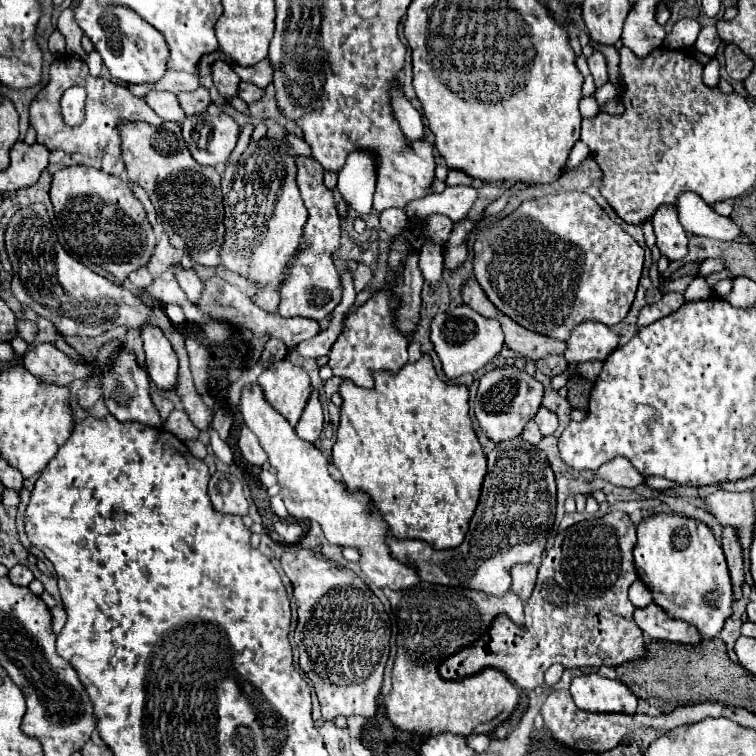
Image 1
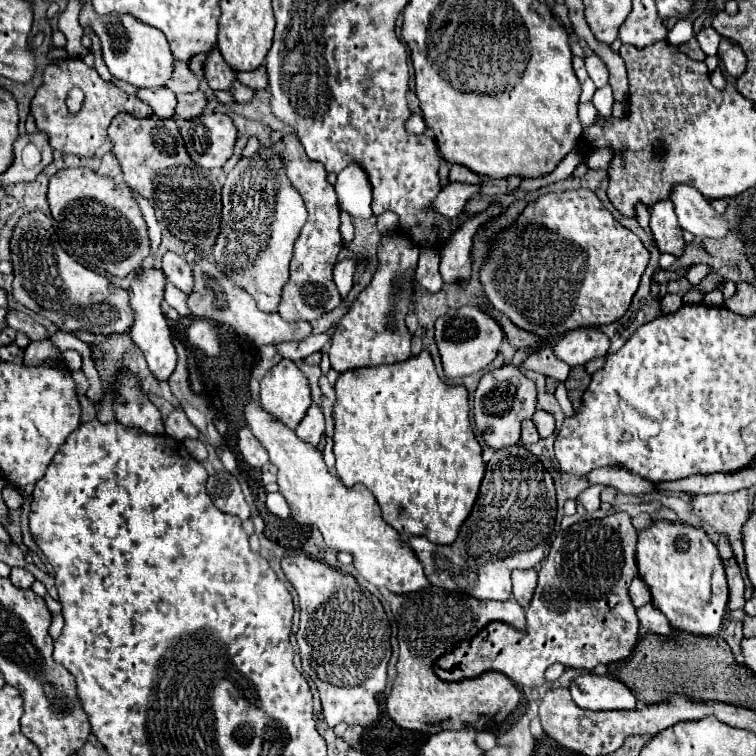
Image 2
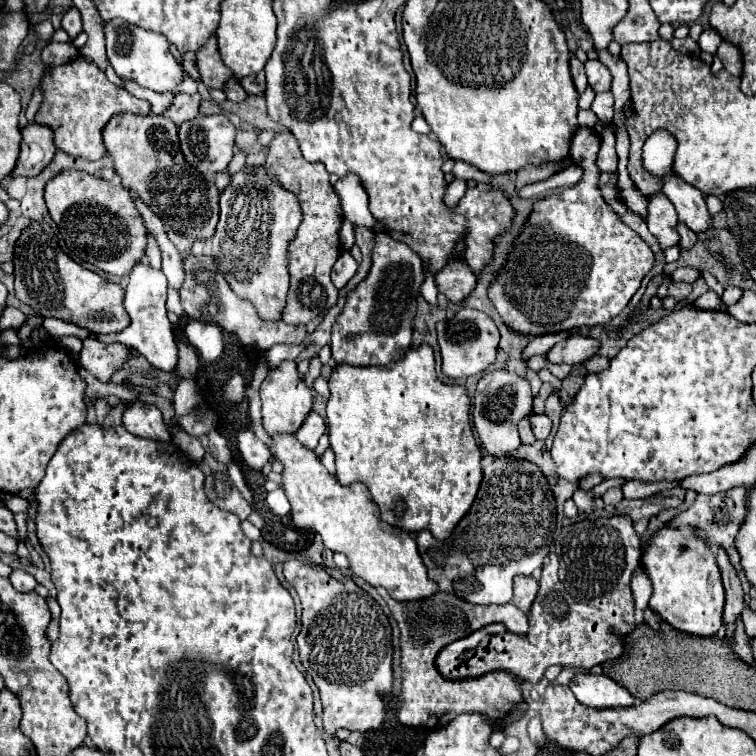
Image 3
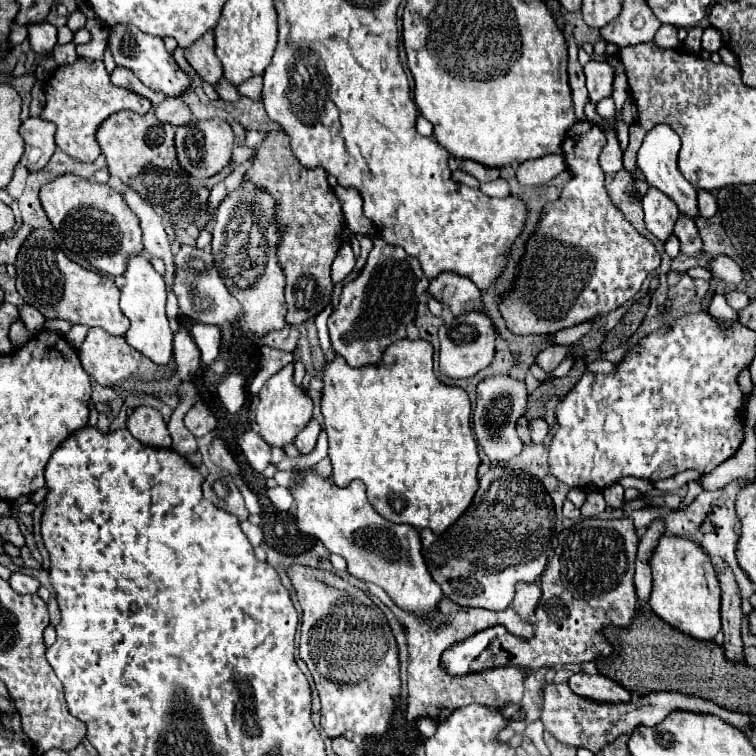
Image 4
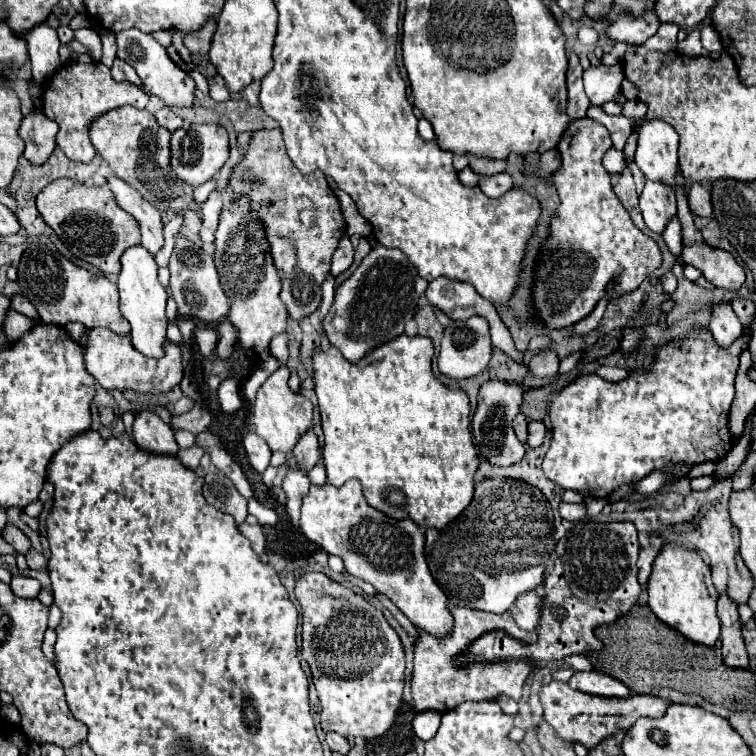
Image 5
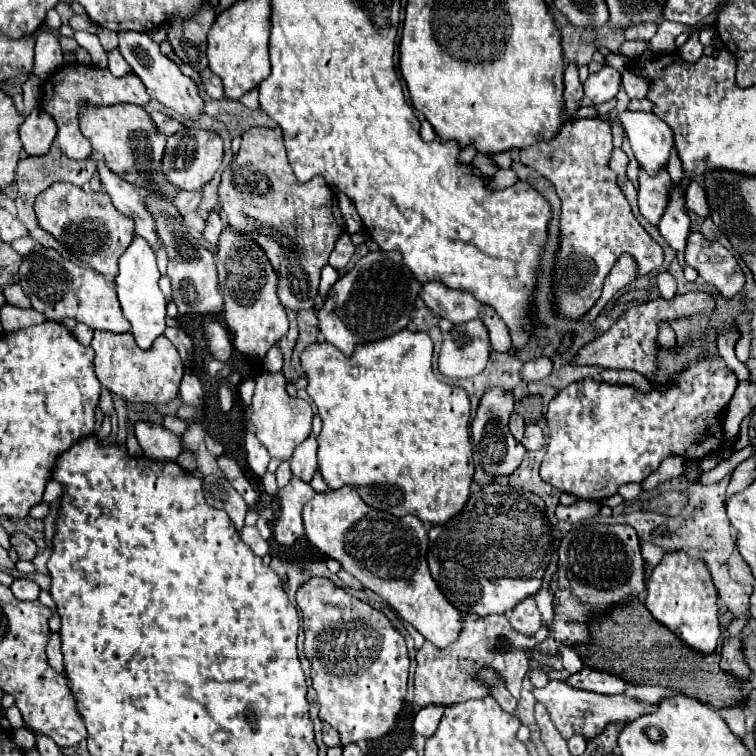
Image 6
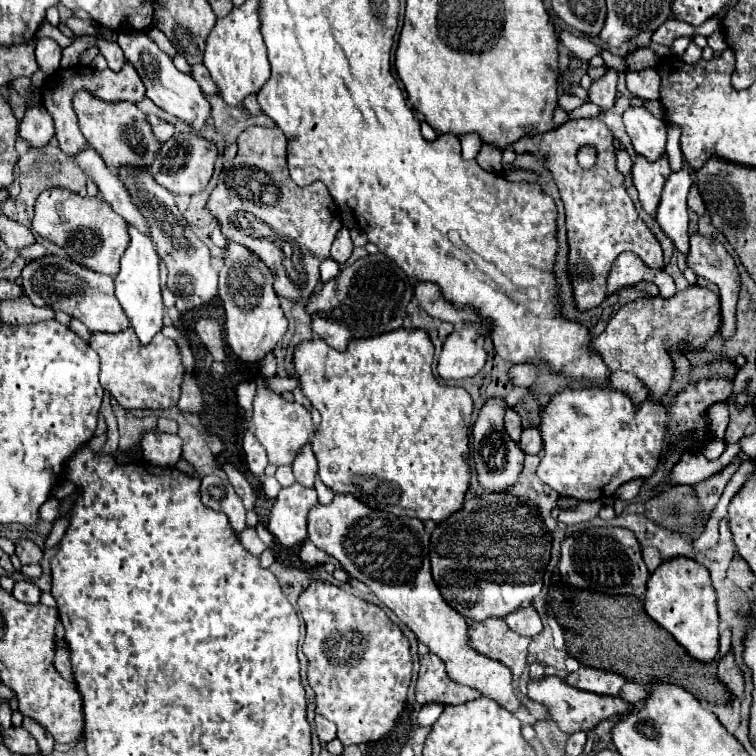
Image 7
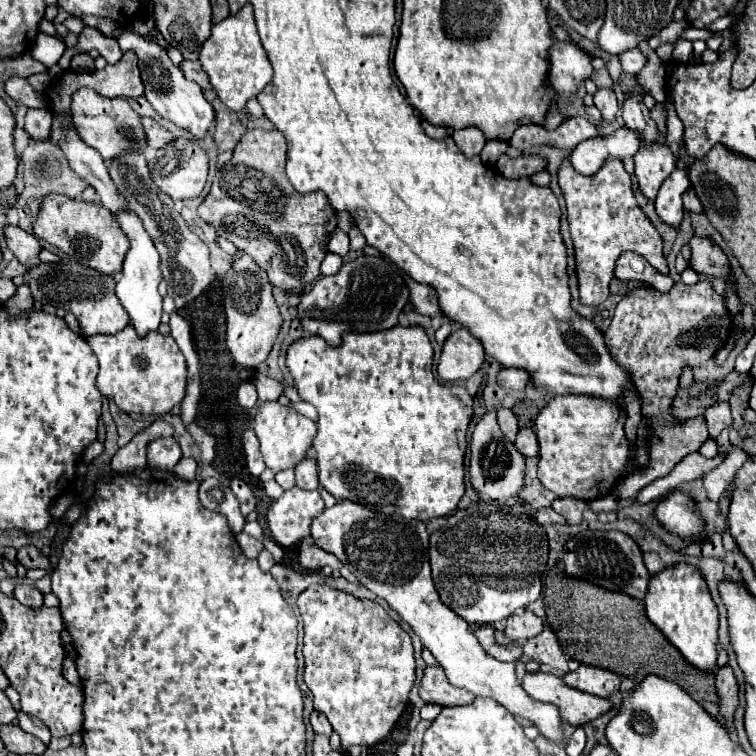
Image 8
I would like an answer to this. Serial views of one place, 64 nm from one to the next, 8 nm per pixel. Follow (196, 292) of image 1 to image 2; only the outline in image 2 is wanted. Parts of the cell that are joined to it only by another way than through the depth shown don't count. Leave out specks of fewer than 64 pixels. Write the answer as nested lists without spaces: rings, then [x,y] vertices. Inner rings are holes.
[[[166,252],[162,256],[162,272],[166,274],[168,282],[172,282],[182,292],[188,294],[192,290],[192,270],[182,256],[174,252]]]

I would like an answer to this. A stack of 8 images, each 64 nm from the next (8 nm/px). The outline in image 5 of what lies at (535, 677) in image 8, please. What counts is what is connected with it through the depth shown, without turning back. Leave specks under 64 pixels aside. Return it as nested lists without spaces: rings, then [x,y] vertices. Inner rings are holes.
[[[552,680],[548,686],[542,686],[540,690],[540,702],[544,706],[544,718],[546,722],[560,734],[560,738],[568,742],[580,742],[586,748],[594,748],[604,736],[610,736],[612,732],[624,728],[628,730],[638,718],[660,718],[666,712],[666,706],[670,700],[658,698],[658,696],[628,696],[628,698],[602,698],[584,694],[578,690],[572,690],[566,682]]]

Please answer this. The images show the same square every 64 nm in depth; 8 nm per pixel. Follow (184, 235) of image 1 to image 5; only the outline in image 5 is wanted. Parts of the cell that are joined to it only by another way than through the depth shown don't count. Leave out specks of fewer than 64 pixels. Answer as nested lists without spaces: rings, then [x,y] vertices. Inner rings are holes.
[[[120,106],[94,118],[88,130],[96,152],[108,162],[112,174],[140,190],[150,204],[156,204],[158,210],[180,212],[196,208],[192,202],[192,188],[188,188],[188,184],[180,184],[180,180],[176,180],[168,168],[170,132],[160,128],[148,110]]]

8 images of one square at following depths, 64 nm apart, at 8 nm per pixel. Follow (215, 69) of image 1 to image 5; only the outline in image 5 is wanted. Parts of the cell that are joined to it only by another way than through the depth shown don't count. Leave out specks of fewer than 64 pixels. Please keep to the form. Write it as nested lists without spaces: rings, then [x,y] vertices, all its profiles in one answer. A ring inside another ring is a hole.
[[[208,20],[200,32],[192,32],[190,36],[188,34],[182,34],[178,30],[172,32],[172,46],[178,50],[180,58],[192,68],[192,70],[198,70],[200,74],[204,76],[214,76],[216,70],[212,68],[210,64],[210,58],[208,58],[208,48],[210,48],[210,38],[214,34],[214,20]]]

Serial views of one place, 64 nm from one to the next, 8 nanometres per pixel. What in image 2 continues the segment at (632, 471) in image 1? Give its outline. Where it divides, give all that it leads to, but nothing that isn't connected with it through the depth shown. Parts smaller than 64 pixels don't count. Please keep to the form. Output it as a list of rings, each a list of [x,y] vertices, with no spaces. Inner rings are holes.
[[[596,468],[590,474],[586,474],[586,480],[590,486],[606,484],[606,486],[614,486],[616,490],[620,490],[624,494],[646,494],[646,492],[654,492],[658,488],[650,480],[634,476],[624,468]]]

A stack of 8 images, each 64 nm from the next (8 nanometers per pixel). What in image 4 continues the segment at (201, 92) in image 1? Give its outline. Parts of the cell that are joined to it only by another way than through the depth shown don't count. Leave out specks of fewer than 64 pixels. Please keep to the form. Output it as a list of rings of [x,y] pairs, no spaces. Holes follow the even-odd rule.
[[[166,98],[160,106],[156,106],[156,116],[158,120],[164,120],[172,126],[184,126],[188,124],[188,120],[192,120],[190,110],[182,98],[176,98],[176,100]]]

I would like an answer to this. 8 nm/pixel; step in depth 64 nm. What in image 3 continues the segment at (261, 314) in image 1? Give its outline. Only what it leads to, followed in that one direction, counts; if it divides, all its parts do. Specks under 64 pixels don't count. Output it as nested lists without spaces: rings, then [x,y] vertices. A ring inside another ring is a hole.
[[[188,252],[184,256],[184,284],[180,286],[180,300],[184,314],[198,322],[214,322],[226,332],[236,332],[244,344],[252,344],[258,350],[272,348],[274,344],[300,344],[306,338],[306,326],[290,326],[284,322],[264,324],[258,320],[256,310],[246,300],[240,300],[230,288],[224,276],[220,276],[212,256],[196,256]]]

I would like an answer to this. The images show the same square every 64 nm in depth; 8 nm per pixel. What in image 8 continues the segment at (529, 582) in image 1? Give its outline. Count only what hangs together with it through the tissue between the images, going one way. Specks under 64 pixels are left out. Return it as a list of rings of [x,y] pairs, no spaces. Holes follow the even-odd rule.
[[[520,610],[506,620],[504,634],[506,634],[506,638],[510,638],[514,642],[524,642],[524,640],[540,634],[542,628],[544,628],[544,624],[536,614],[528,612],[528,610]]]

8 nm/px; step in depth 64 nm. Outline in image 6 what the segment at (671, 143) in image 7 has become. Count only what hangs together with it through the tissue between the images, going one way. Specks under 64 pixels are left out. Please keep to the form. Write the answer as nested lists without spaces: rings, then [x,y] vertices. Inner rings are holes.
[[[672,148],[672,152],[670,152],[668,172],[670,172],[670,176],[672,176],[672,180],[674,180],[674,182],[676,182],[676,180],[680,180],[680,178],[684,176],[684,170],[682,170],[682,162],[680,162],[680,158],[678,158],[678,152],[676,152],[676,148]]]

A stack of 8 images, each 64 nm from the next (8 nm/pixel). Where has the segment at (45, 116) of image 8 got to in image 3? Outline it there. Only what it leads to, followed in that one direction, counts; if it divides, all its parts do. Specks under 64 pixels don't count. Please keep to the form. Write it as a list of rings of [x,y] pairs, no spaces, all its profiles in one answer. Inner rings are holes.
[[[28,124],[22,128],[22,146],[20,146],[20,158],[12,172],[12,176],[24,174],[24,176],[36,176],[50,164],[50,160],[56,154],[52,128],[40,126],[40,124]]]

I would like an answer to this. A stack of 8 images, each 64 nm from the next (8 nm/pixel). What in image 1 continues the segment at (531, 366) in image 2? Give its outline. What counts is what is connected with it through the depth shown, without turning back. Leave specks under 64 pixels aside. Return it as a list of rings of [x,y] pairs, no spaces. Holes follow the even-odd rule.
[[[548,354],[542,360],[536,360],[536,368],[540,372],[544,372],[546,376],[558,376],[560,372],[564,374],[568,370],[566,366],[568,366],[568,362],[564,360],[562,354]]]

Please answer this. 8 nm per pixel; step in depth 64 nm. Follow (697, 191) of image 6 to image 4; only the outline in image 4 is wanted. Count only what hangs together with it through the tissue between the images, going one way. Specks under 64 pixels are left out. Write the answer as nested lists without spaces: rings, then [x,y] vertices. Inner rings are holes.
[[[698,190],[698,212],[702,218],[710,218],[716,212],[716,196],[708,190]]]

